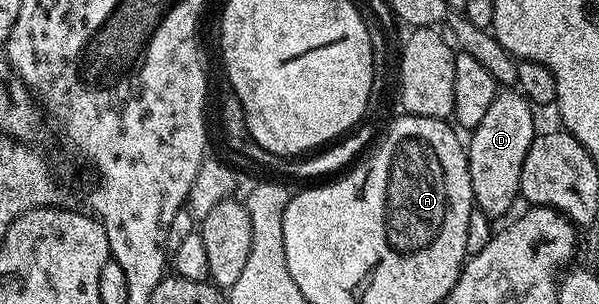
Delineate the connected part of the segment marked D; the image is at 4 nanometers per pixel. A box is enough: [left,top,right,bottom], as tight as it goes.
[467,89,535,221]

